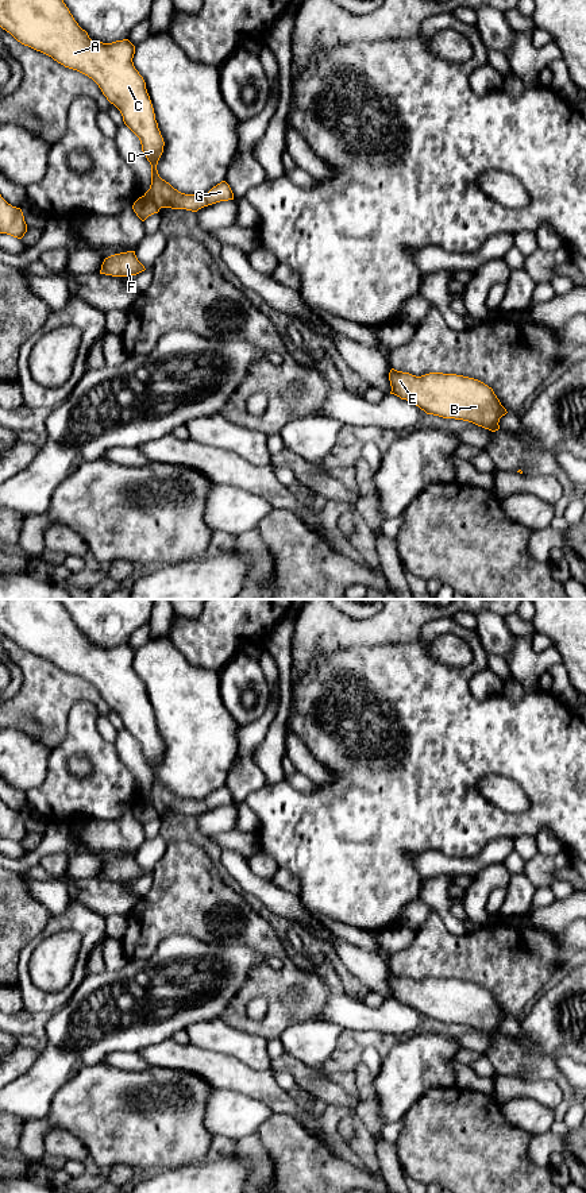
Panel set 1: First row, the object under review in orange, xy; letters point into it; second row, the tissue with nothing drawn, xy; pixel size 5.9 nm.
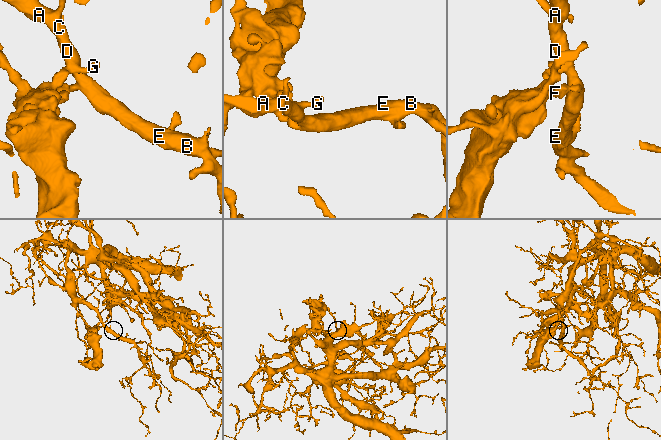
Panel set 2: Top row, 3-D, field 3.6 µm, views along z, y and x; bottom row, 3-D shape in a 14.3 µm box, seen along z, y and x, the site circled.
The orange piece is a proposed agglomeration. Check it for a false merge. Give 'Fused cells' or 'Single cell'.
Fused cells

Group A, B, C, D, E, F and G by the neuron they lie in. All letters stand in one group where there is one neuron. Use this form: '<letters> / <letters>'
A B C D E G / F

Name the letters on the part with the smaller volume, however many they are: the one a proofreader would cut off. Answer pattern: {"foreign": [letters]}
{"foreign": ["F"]}

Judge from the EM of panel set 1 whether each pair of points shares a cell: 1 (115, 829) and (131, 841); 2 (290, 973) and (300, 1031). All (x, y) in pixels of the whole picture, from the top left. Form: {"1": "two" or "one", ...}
{"1": "one", "2": "two"}

